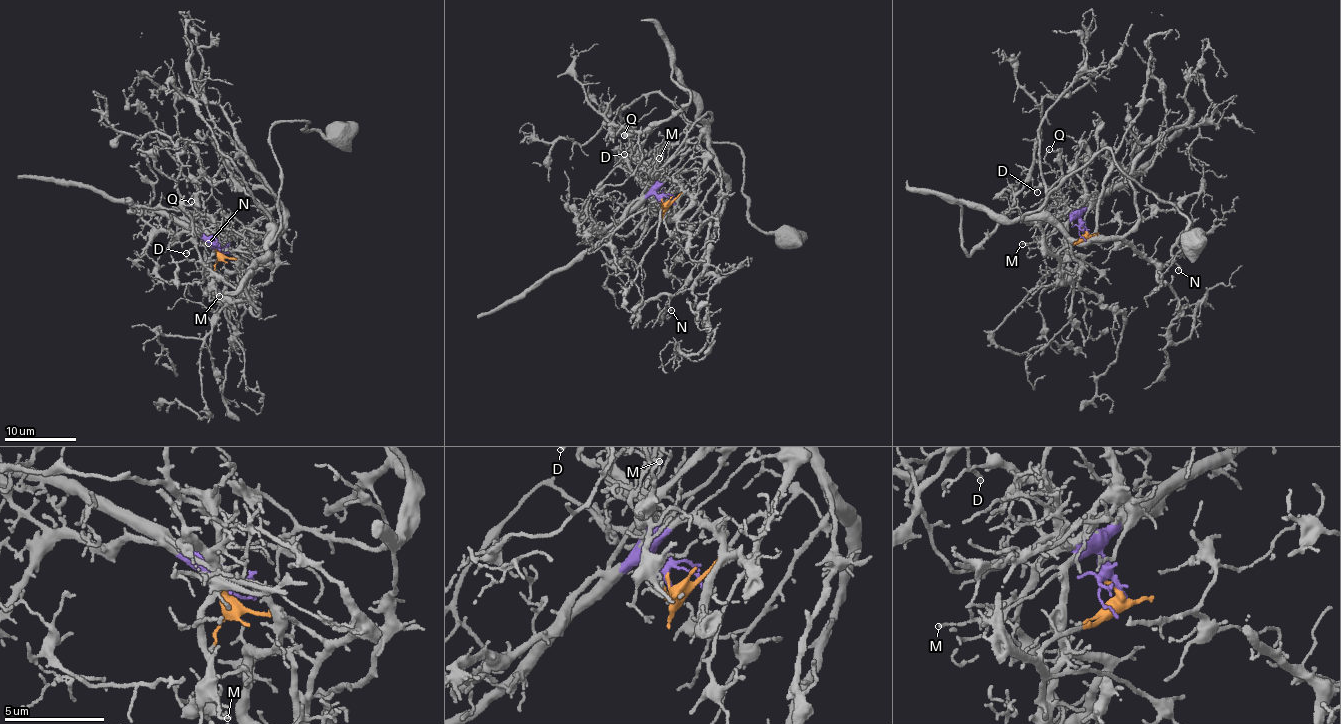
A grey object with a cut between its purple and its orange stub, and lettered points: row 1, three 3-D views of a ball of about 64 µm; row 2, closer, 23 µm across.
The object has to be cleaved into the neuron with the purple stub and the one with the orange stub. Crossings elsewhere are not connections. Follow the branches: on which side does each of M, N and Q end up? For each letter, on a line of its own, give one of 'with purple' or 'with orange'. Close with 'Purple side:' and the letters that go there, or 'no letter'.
M: with purple
N: with orange
Q: with purple
Purple side: M, Q

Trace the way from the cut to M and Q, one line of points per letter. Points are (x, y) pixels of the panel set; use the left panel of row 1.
M: (217, 249), (214, 243), (210, 259), (219, 296)
Q: (217, 249), (195, 215), (196, 219), (193, 218), (199, 213), (191, 201)

